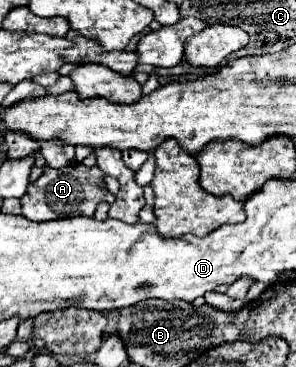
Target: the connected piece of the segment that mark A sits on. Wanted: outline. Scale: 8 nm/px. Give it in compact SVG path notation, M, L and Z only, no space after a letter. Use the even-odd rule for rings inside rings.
M83 163L67 165L63 169L45 167L43 175L35 183L29 183L27 193L21 197L23 217L31 221L49 221L73 215L93 217L99 203L103 201L113 203L113 195L99 187L101 181L103 181L103 171L99 171L99 167L85 167Z

